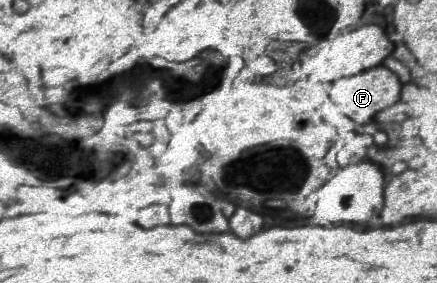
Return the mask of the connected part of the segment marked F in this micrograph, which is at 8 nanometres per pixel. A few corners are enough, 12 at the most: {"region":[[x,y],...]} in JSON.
{"region":[[390,69],[336,81],[338,109],[354,123],[372,121],[400,101]]}

